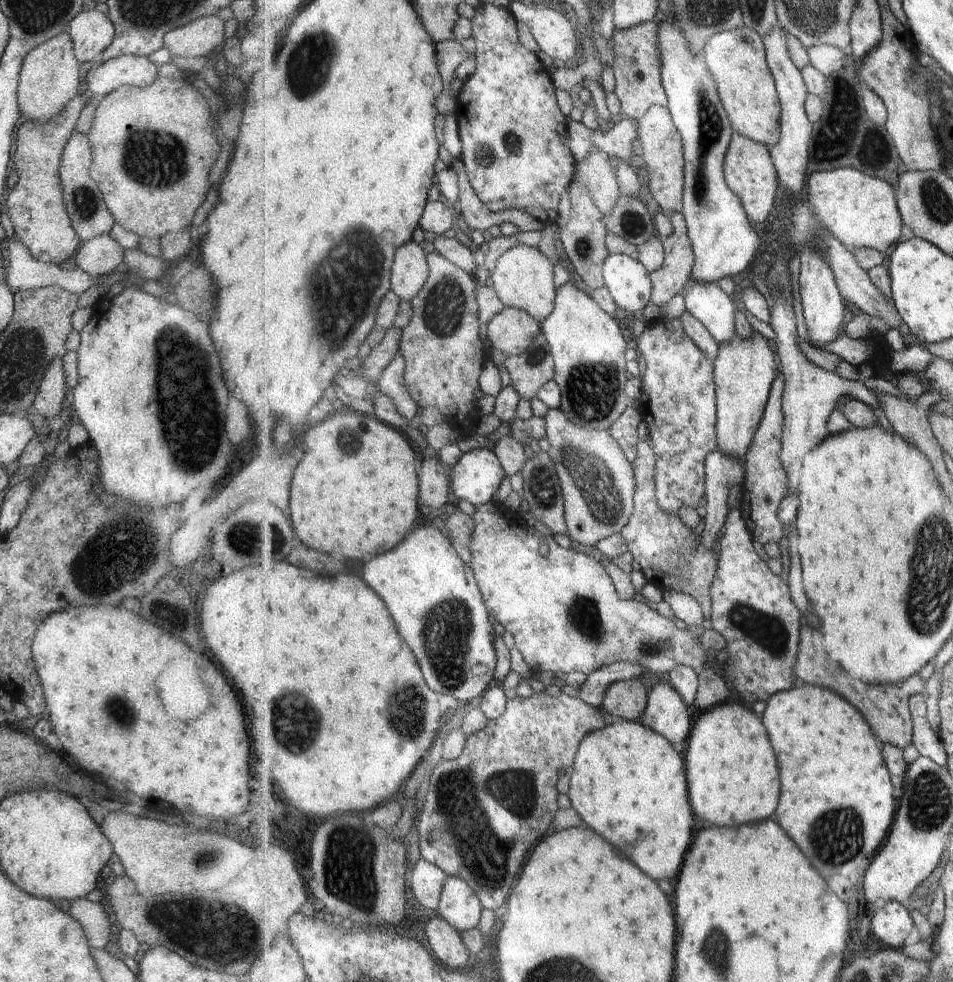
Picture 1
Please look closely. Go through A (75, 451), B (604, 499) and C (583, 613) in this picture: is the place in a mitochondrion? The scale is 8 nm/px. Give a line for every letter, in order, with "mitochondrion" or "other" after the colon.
A: other
B: mitochondrion
C: mitochondrion

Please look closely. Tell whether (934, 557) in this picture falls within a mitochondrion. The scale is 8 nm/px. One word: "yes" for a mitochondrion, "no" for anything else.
yes

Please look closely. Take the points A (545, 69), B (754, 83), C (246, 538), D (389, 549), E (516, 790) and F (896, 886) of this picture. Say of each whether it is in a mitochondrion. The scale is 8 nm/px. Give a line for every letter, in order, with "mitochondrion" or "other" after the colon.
A: other
B: other
C: mitochondrion
D: other
E: mitochondrion
F: other

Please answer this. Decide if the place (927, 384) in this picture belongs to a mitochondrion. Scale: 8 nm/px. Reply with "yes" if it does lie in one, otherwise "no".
no

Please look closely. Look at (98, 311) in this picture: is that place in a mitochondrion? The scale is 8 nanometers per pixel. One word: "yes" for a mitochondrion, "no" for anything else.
no

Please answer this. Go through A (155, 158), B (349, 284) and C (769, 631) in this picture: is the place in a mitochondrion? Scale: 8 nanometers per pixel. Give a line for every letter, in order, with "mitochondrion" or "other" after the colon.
A: mitochondrion
B: mitochondrion
C: mitochondrion

